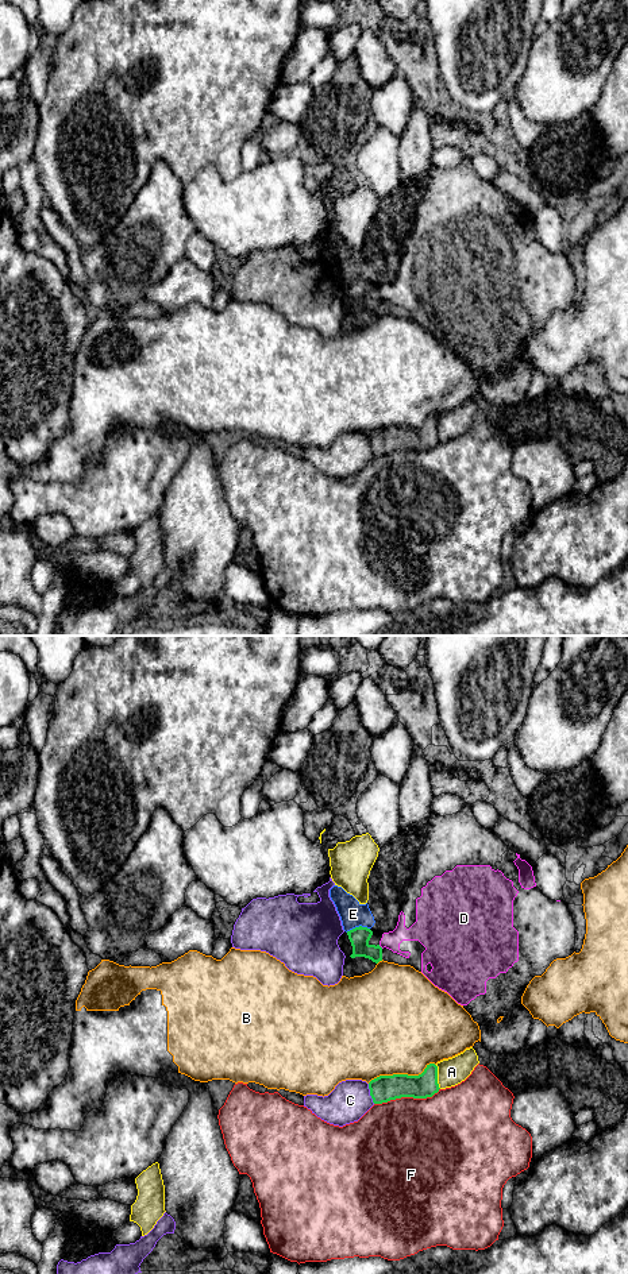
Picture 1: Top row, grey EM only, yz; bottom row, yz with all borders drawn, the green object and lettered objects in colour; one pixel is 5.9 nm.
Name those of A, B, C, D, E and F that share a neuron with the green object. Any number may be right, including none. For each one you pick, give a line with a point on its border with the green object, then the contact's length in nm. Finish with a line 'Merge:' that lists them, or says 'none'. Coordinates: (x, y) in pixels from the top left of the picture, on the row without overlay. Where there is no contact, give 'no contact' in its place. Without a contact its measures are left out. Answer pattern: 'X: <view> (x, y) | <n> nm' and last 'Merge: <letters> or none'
Merge: none

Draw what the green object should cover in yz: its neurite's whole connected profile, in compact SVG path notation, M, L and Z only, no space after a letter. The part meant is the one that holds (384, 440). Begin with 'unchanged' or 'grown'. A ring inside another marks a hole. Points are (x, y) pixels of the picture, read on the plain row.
unchanged; M427 417L419 428L380 428L369 435L374 456L388 455L401 449L427 451L439 444L438 418Z

